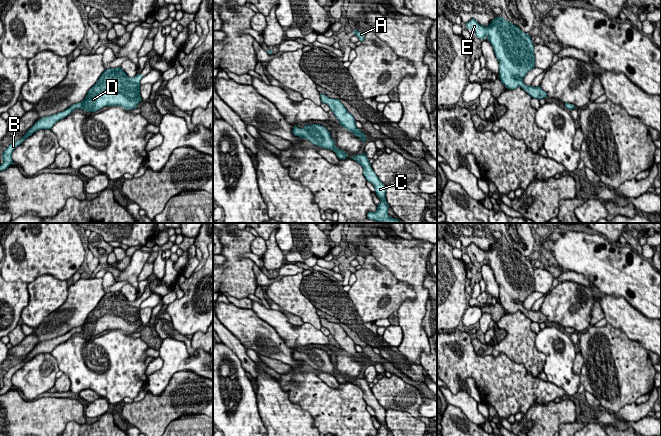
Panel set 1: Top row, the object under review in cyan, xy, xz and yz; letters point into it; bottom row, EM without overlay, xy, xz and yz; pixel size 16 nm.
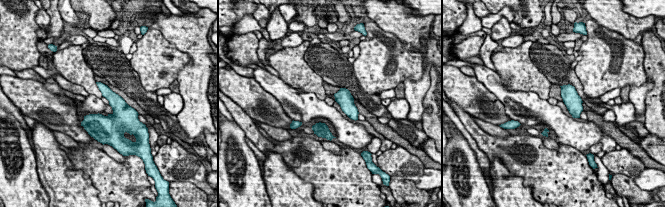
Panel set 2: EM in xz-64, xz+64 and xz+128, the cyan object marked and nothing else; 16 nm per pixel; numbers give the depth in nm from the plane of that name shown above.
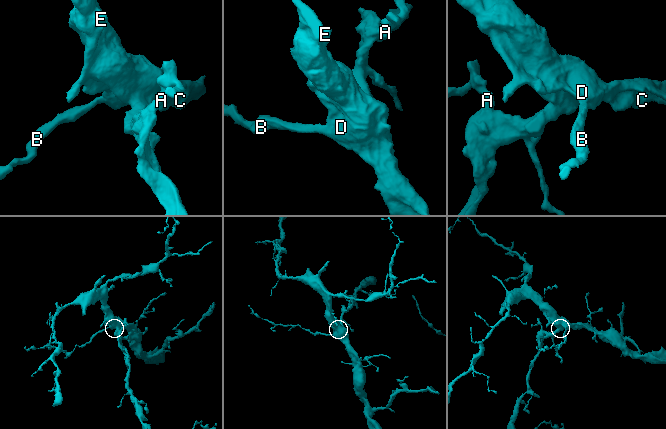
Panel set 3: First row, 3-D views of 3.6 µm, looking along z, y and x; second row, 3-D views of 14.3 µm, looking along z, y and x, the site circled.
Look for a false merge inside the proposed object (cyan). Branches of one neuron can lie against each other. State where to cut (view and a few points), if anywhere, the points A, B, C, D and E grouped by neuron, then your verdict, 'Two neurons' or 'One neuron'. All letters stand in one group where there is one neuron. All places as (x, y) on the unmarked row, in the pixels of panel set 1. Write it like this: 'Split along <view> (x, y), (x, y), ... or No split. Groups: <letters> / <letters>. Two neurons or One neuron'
No split. Groups: A B C D E. One neuron

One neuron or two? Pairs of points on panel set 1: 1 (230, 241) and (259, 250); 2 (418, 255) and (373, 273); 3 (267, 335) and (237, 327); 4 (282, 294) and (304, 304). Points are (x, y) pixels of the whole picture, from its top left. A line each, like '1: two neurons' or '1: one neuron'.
1: two neurons
2: two neurons
3: one neuron
4: one neuron

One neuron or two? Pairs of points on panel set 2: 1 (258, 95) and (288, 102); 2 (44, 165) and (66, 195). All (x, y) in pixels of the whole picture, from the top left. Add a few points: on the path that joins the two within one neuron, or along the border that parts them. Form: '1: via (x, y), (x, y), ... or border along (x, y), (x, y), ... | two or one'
1: border along (259, 83), (279, 102), (283, 111), (290, 118) | two
2: via (51, 172), (66, 188) | one

